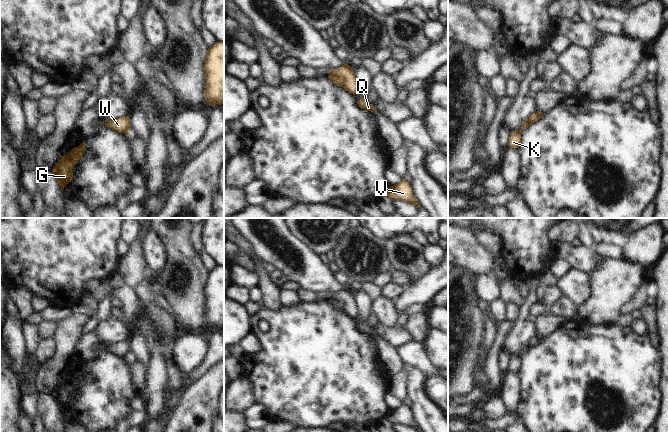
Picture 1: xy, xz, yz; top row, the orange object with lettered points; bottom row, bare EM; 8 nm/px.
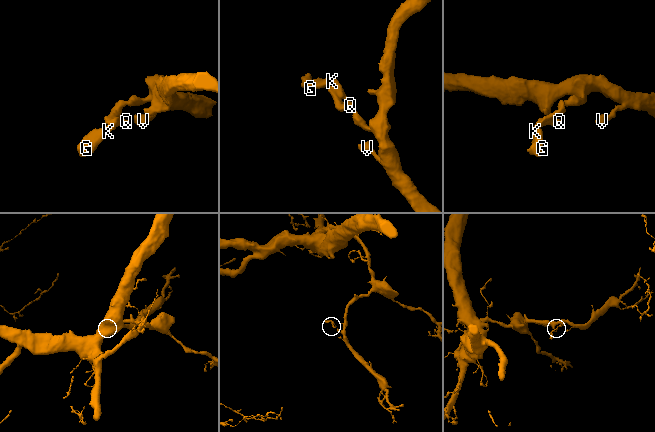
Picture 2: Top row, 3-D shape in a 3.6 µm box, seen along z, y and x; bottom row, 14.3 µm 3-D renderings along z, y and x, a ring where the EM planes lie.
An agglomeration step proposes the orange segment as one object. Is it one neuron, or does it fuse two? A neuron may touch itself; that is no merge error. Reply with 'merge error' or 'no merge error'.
merge error

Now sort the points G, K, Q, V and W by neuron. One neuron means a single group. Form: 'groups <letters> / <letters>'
groups G K Q W / V

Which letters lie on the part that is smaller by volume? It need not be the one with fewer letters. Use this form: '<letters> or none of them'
G, K, Q, W

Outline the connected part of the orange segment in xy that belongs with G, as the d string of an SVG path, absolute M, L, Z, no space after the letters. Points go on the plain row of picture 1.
M81 367L78 371L74 371L69 379L64 379L57 386L52 397L54 398L61 414L71 406L73 397L72 393L74 389L81 383L84 375L86 373L86 367Z

